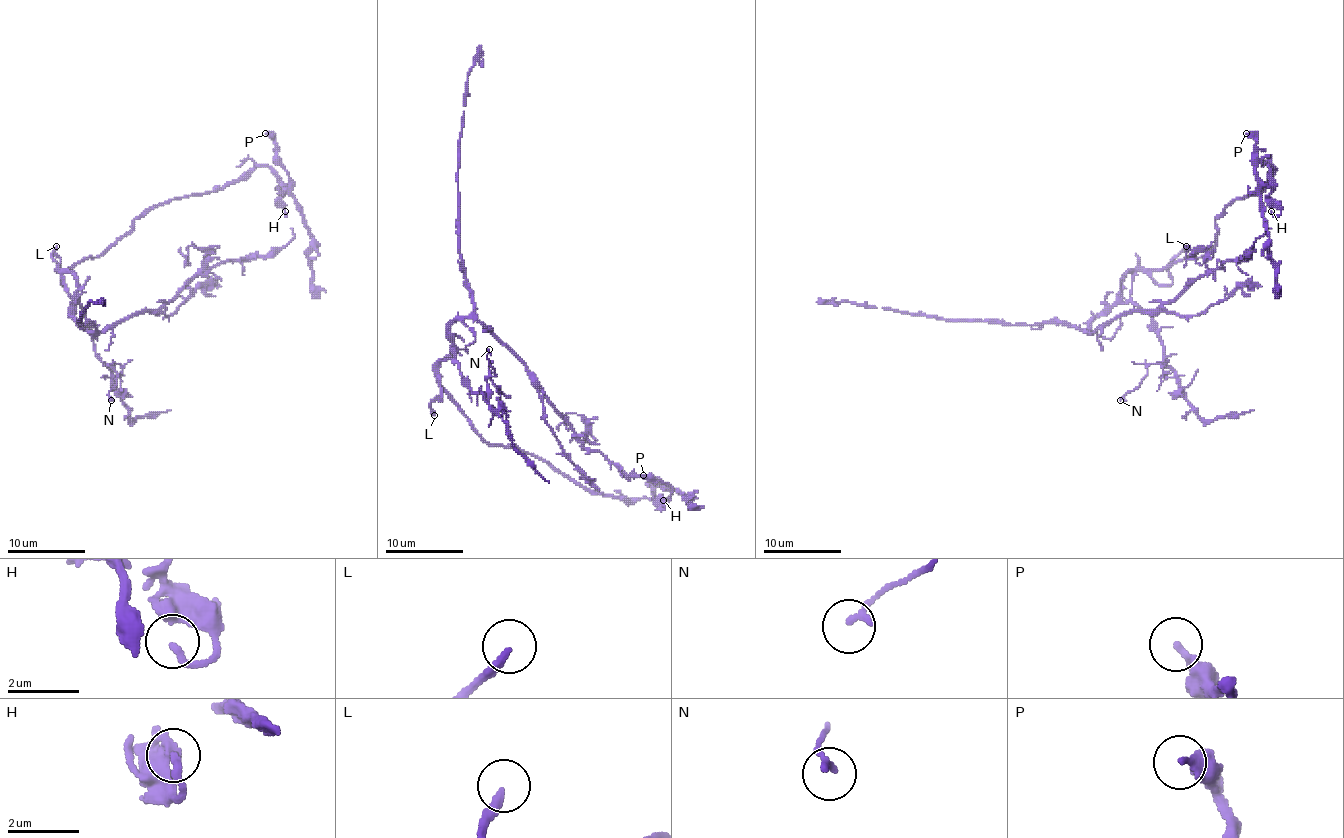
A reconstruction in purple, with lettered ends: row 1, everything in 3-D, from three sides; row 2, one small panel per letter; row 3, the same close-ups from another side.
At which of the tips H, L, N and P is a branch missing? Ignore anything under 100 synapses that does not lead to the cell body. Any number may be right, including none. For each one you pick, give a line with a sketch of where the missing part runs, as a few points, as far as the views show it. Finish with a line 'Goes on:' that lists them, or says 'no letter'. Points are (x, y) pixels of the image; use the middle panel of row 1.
L: (434, 415), (444, 452)
Goes on: L

